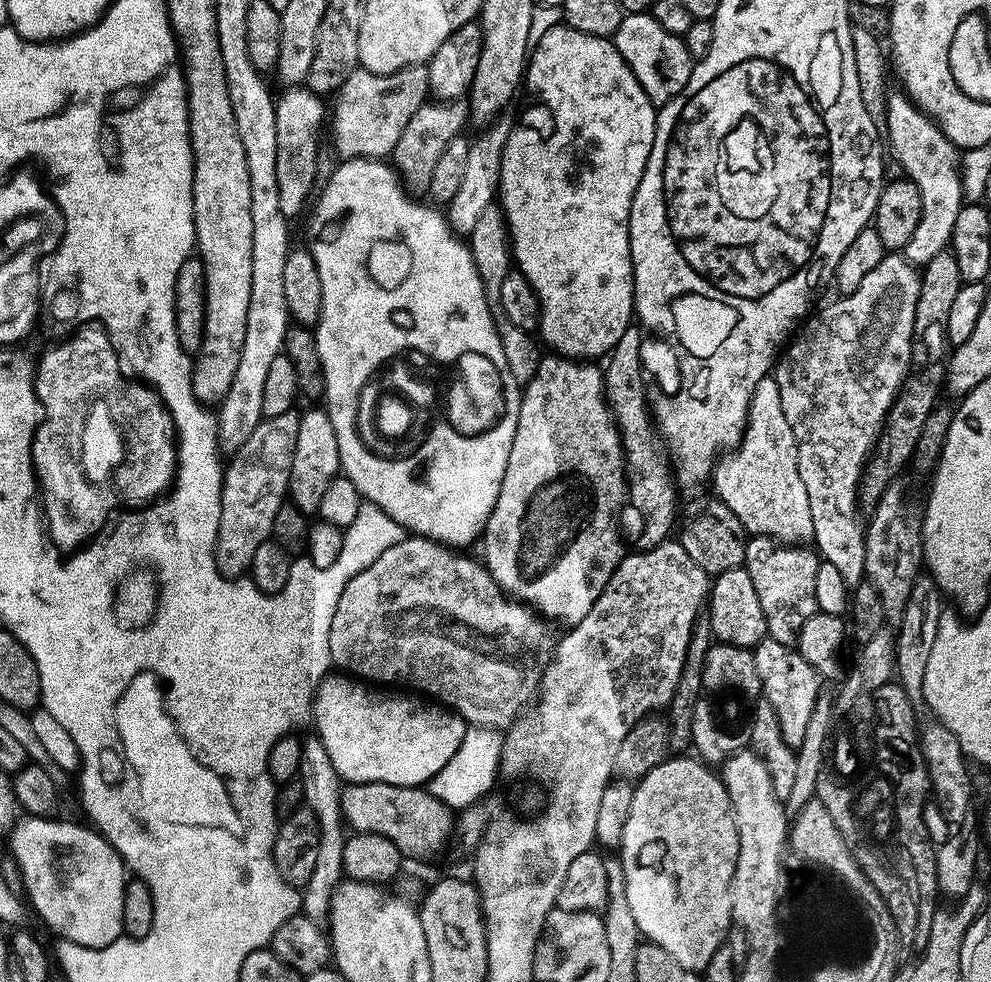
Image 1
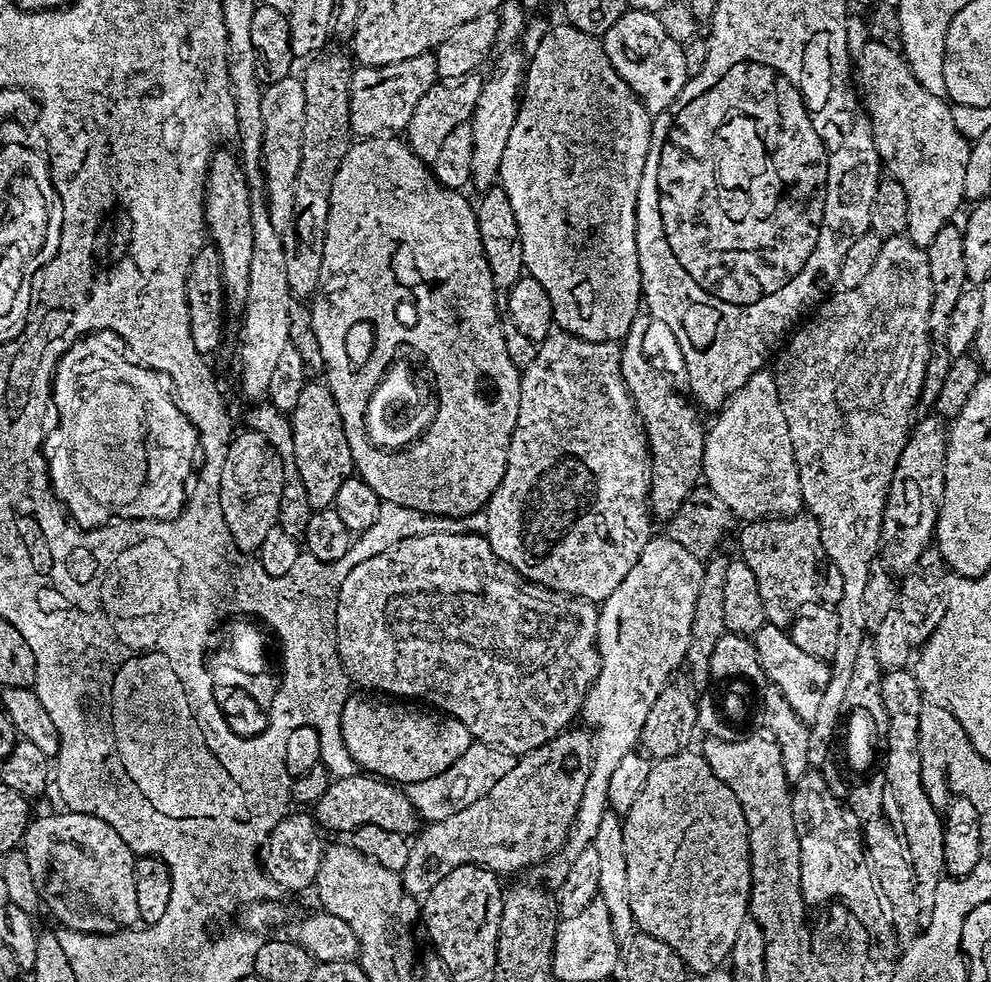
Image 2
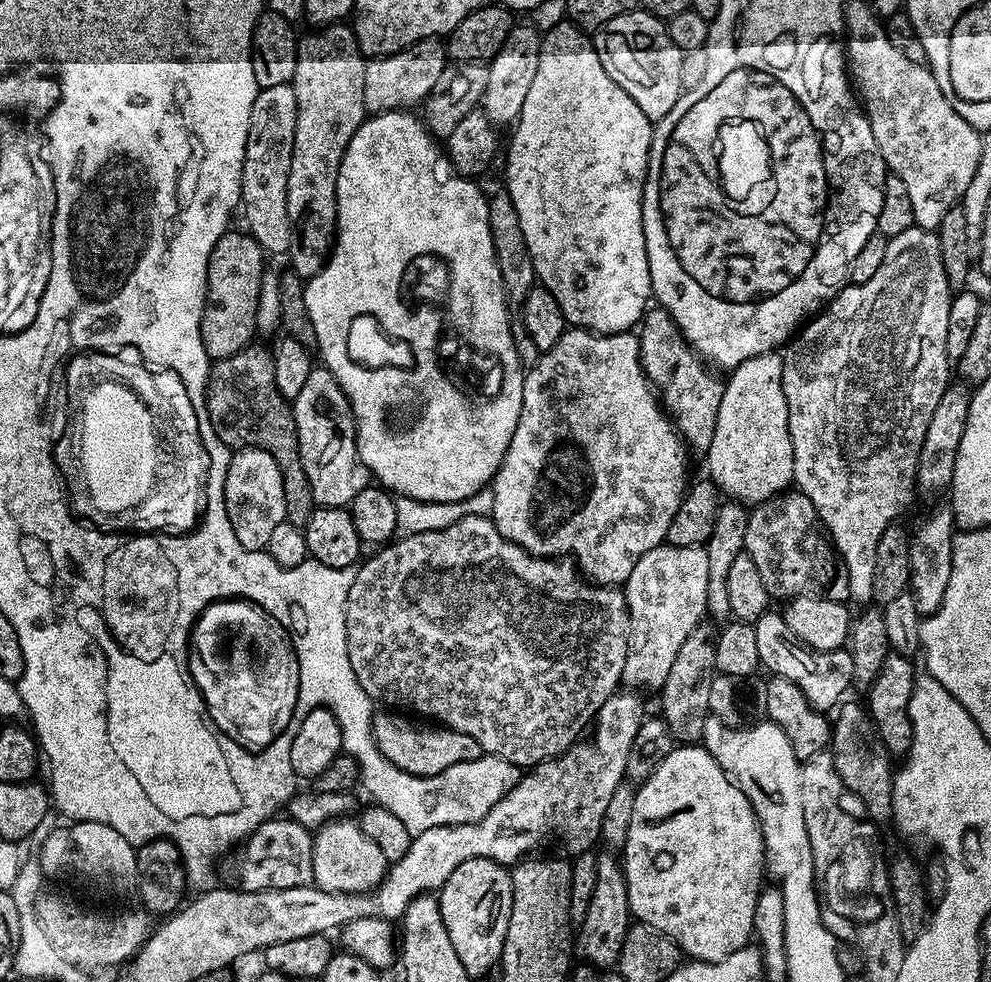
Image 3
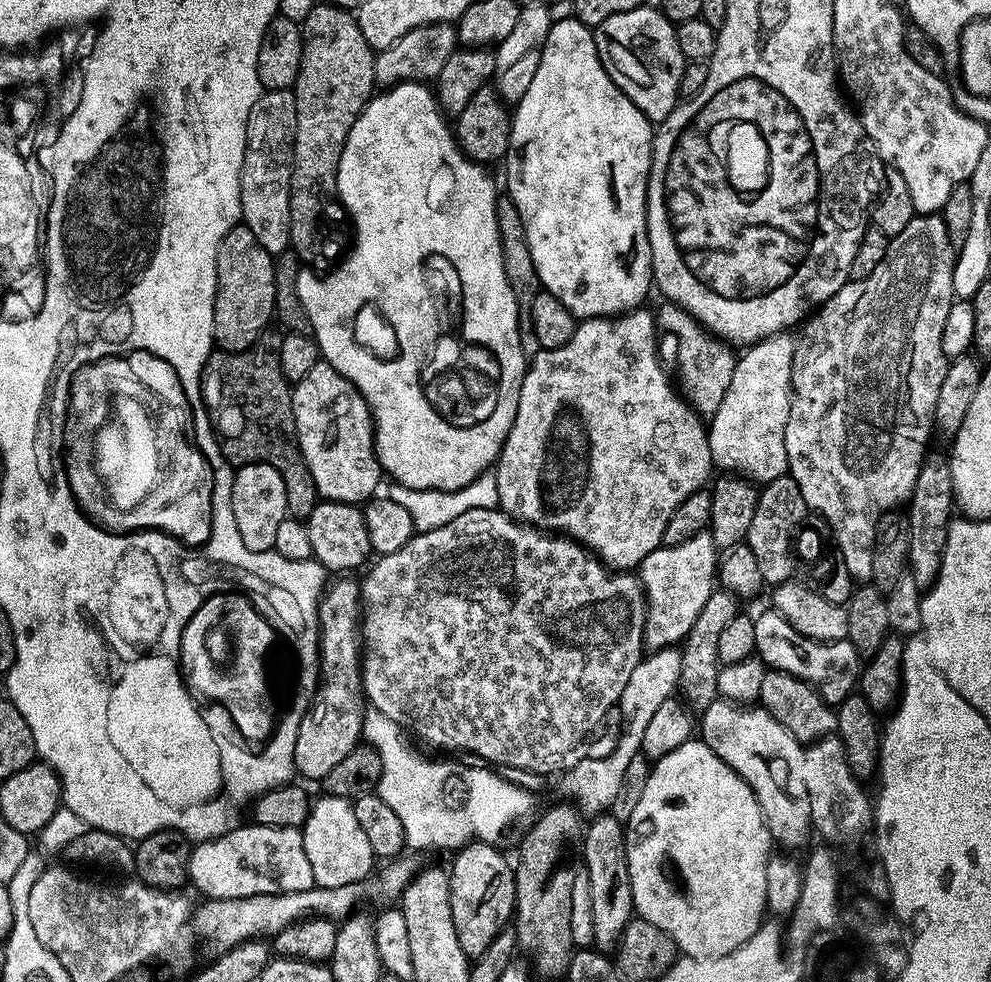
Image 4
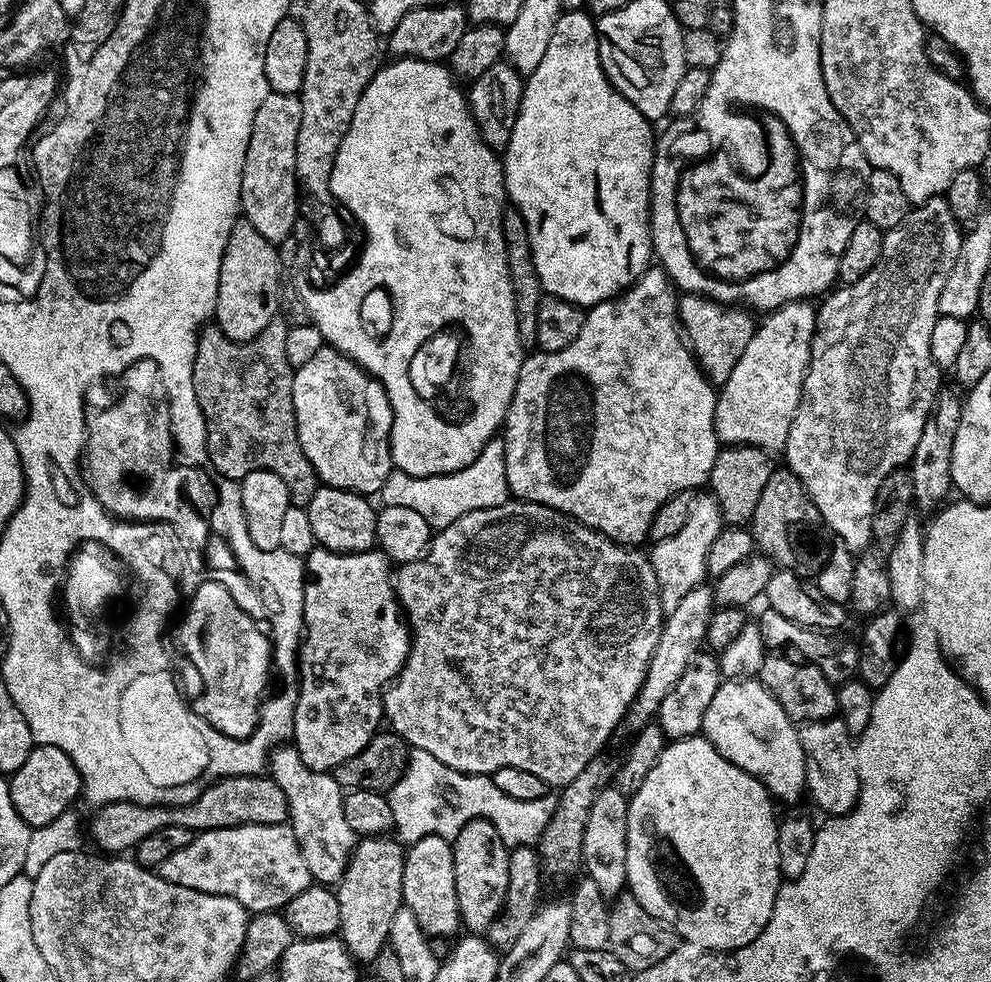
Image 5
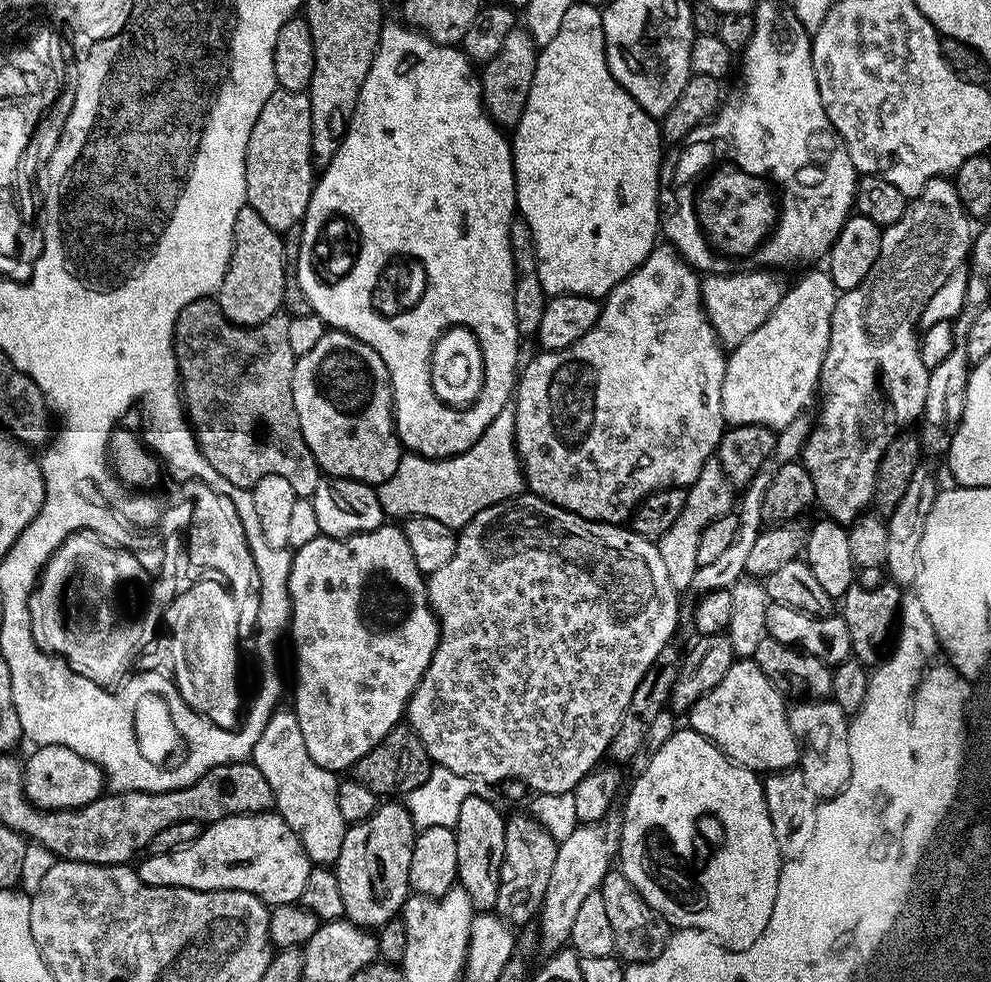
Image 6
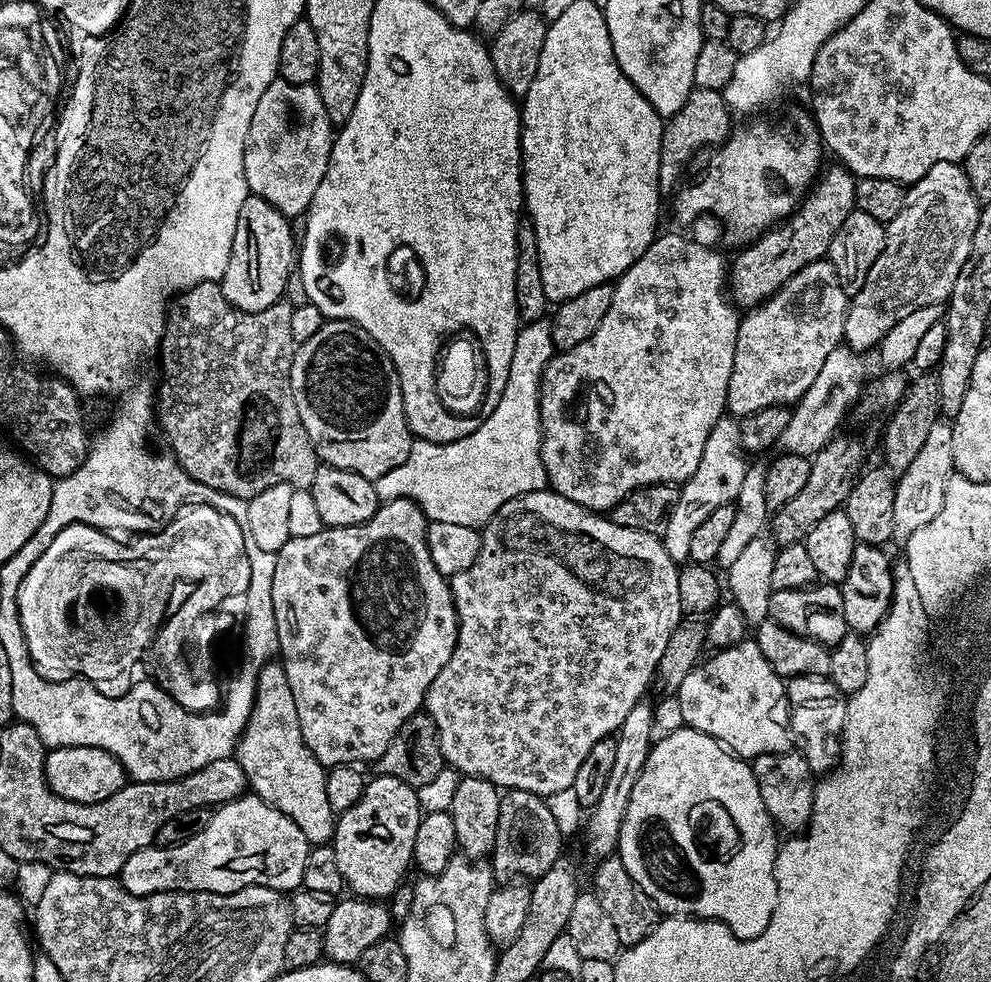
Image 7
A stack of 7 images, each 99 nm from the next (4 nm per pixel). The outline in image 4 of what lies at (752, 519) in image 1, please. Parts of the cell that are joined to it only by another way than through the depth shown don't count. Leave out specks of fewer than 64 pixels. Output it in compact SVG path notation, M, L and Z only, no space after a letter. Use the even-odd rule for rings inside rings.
M787 331L778 332L774 336L767 336L765 340L759 340L757 344L751 345L747 349L745 356L741 355L736 362L734 370L734 378L730 378L730 390L726 390L726 398L722 398L722 406L718 406L718 414L710 417L708 429L708 445L710 446L710 454L712 455L712 463L717 469L723 470L728 474L735 474L743 477L745 480L755 482L757 485L763 486L770 483L774 478L785 475L788 472L788 455L786 454L786 438L784 437L784 427L790 418L790 406L793 402L792 395L792 355L796 349L796 341L792 336L788 337Z

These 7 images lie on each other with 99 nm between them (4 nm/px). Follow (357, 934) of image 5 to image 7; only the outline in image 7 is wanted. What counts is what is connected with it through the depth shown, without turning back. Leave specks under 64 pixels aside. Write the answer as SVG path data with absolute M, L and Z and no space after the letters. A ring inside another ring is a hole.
M379 774L373 775L373 777L373 780L371 777L371 779L365 783L362 798L356 802L354 806L350 806L350 810L339 813L336 821L336 833L333 834L330 843L334 854L338 857L338 867L342 870L342 878L344 879L347 891L366 900L384 902L392 897L397 886L409 875L408 868L411 869L413 867L412 855L414 854L414 837L418 834L418 822L422 815L422 809L420 807L420 794L417 789L410 787L406 782L402 782L398 778L390 778L389 776L381 776Z

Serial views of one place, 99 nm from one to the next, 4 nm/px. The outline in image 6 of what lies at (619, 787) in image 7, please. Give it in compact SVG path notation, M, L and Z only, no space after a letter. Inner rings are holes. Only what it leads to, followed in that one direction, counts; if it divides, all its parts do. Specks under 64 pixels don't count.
M609 814L602 820L596 820L593 824L580 824L574 830L574 834L570 834L570 838L559 841L556 845L556 857L554 858L554 871L550 874L550 886L546 886L546 898L544 904L540 907L538 915L538 924L540 922L540 928L538 927L538 944L541 949L545 948L545 953L551 954L553 952L559 952L571 941L572 927L574 926L574 917L578 914L578 910L582 907L582 902L589 894L594 894L600 887L602 878L613 867L614 861L617 859L620 850L620 825L622 823L621 817L615 814Z

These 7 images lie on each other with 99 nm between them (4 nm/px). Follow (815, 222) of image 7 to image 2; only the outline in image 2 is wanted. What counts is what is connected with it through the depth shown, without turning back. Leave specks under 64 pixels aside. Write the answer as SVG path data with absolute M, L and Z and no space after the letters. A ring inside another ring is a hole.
M638 314L624 335L620 349L620 369L626 390L644 425L644 439L651 458L648 507L657 521L666 522L678 514L682 502L701 483L704 474L704 437L706 424L700 421L701 409L691 399L683 400L672 384L648 361L644 339L648 336L647 315Z

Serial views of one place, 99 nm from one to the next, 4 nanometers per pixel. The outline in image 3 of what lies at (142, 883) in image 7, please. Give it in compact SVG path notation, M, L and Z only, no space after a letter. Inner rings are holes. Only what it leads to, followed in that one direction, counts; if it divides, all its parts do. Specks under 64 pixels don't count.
M273 818L258 826L248 835L248 839L243 841L239 849L241 850L239 887L245 892L309 887L313 883L313 839L313 833L309 829L298 826L298 822L287 818Z

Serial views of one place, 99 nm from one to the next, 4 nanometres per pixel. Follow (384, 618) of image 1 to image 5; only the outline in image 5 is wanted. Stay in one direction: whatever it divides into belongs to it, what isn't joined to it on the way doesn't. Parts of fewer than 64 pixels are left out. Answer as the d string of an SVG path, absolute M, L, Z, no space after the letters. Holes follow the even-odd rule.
M509 502L462 514L462 518L450 522L450 526L439 529L433 535L428 551L423 556L395 569L394 583L396 598L400 601L410 629L412 649L408 651L406 662L396 679L384 690L387 727L413 749L426 750L426 754L434 754L438 762L459 772L487 776L497 774L503 768L513 768L544 784L553 784L556 790L574 782L574 778L586 770L588 763L605 751L604 743L627 717L632 699L644 685L648 663L654 654L654 646L658 646L660 630L664 627L666 617L660 601L658 578L654 574L651 559L645 553L643 556L635 547L617 544L609 536L573 520L567 512L559 512L541 504Z

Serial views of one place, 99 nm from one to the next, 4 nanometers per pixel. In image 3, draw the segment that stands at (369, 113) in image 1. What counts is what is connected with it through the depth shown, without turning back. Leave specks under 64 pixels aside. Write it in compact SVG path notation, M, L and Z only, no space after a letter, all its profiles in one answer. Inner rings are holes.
M428 38L419 44L412 44L389 56L377 56L364 65L366 86L364 87L364 106L369 113L395 112L408 110L419 105L434 90L434 82L442 70L450 63L445 41L440 38Z

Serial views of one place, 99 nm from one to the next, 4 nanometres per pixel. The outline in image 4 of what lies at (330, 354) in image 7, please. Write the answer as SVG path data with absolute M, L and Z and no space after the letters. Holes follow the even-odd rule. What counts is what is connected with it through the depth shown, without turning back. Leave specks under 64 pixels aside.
M326 362L295 381L291 393L296 442L321 497L357 506L371 500L377 495L382 469L376 460L372 411L362 393Z

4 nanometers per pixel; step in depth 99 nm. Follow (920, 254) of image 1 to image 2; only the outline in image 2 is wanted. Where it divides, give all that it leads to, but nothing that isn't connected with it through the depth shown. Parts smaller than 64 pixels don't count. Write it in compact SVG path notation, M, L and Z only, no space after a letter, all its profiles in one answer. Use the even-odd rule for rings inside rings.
M869 40L862 56L855 63L854 72L854 84L868 121L872 123L872 137L881 165L886 169L887 175L897 180L908 195L910 218L906 235L919 248L926 250L934 242L934 238L938 238L938 232L953 219L952 215L959 210L960 204L965 203L964 183L970 141L960 133L958 126L954 126L949 101L930 94L930 90L926 90L926 86L922 86L922 82L914 78L907 60L900 52L882 46L882 42Z

